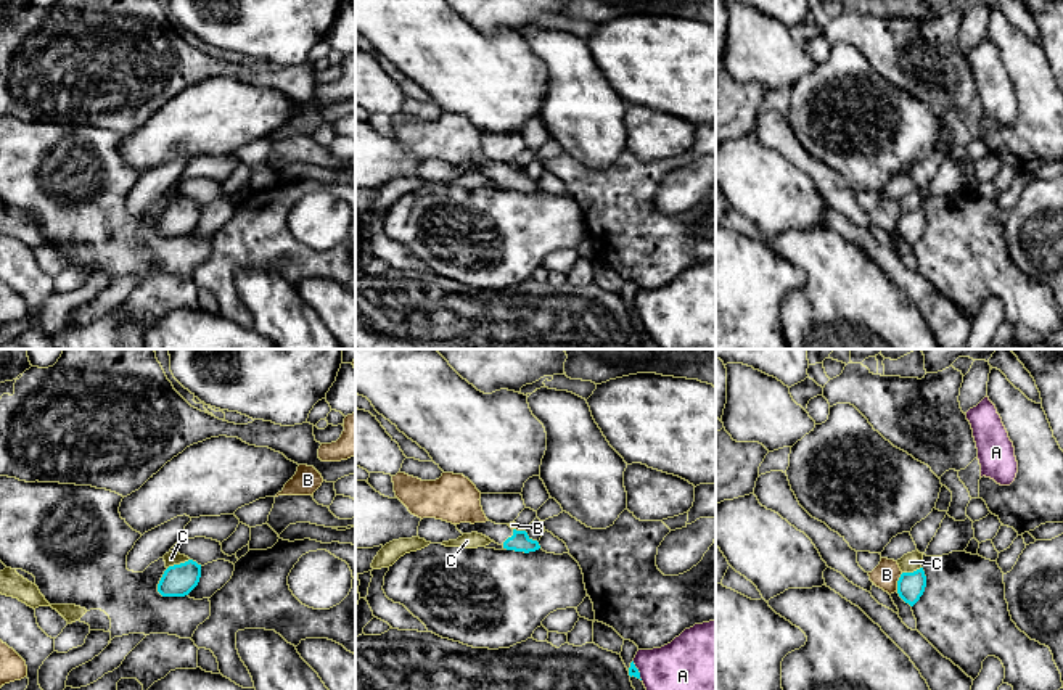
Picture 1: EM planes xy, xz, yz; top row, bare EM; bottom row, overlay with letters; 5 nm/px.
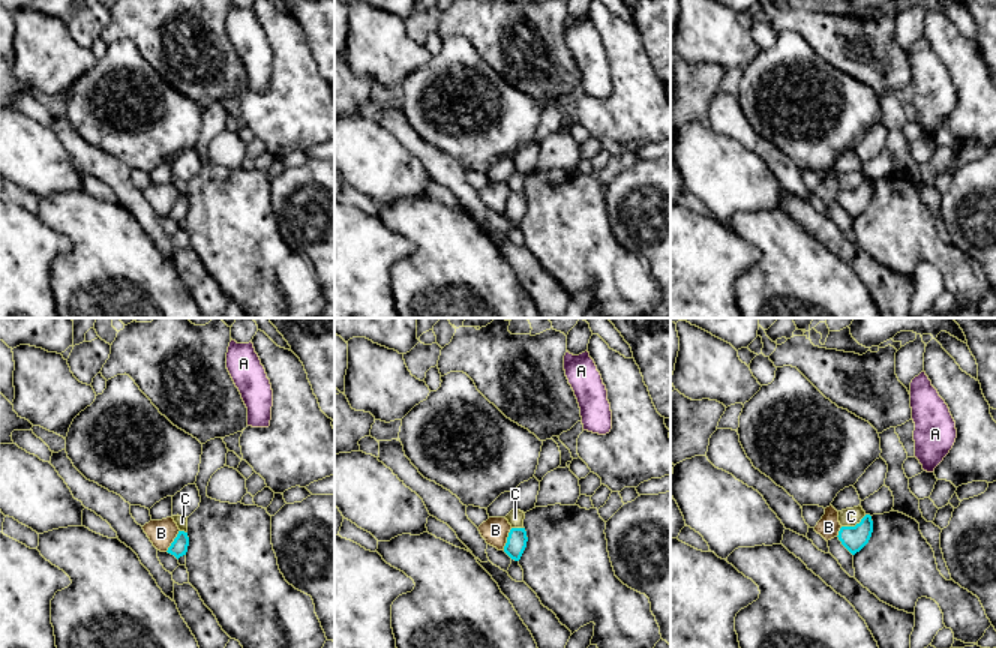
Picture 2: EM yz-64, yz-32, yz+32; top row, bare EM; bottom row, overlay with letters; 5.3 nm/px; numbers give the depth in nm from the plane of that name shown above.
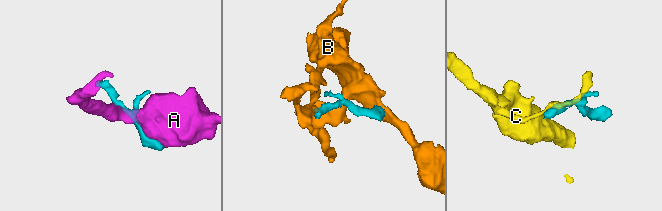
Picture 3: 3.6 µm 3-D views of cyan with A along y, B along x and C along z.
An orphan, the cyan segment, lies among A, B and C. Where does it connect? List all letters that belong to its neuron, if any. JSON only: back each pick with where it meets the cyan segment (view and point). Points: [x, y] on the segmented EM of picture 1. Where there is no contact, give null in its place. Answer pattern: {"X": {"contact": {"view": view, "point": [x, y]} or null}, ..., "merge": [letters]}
{"merge": []}

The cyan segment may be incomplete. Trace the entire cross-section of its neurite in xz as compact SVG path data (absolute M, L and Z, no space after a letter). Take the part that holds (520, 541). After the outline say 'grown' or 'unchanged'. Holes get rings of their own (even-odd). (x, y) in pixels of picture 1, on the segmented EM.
M486 521L474 524L460 523L455 526L462 534L482 534L507 550L529 553L540 548L539 542L532 540L526 531L511 529L508 524L495 524L492 521Z; grown

